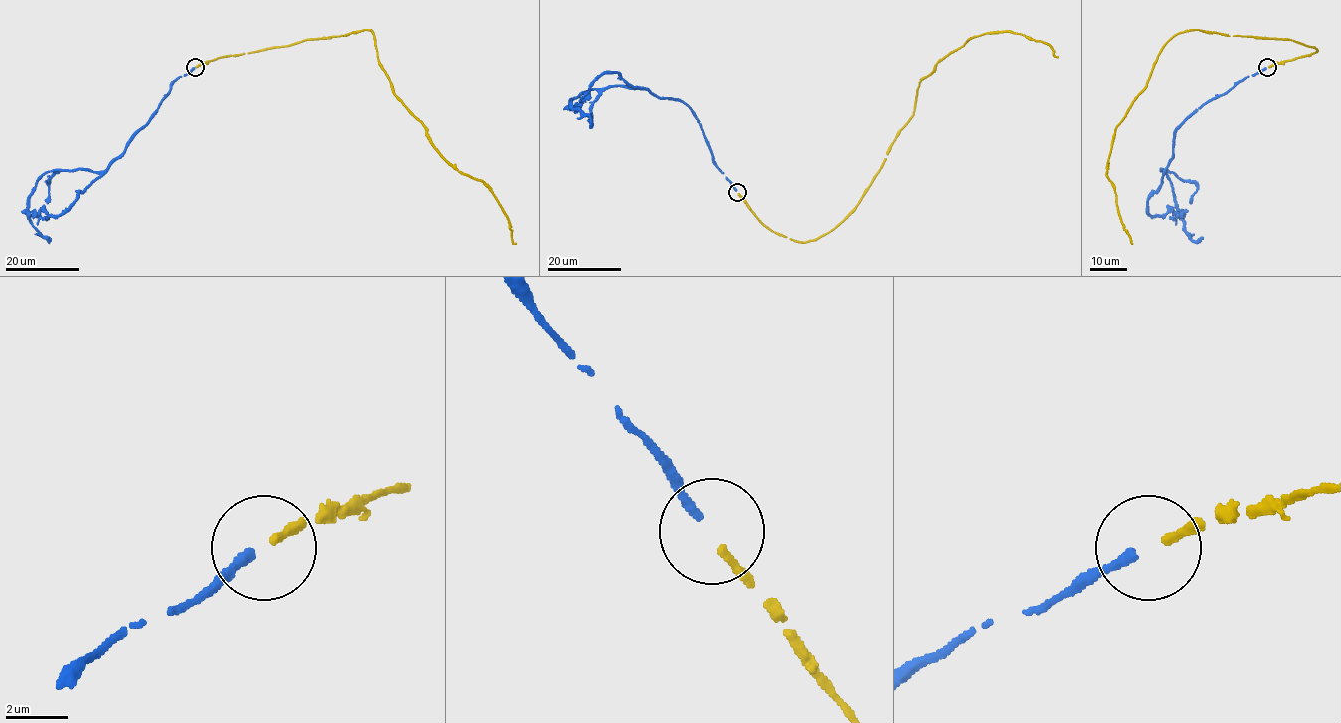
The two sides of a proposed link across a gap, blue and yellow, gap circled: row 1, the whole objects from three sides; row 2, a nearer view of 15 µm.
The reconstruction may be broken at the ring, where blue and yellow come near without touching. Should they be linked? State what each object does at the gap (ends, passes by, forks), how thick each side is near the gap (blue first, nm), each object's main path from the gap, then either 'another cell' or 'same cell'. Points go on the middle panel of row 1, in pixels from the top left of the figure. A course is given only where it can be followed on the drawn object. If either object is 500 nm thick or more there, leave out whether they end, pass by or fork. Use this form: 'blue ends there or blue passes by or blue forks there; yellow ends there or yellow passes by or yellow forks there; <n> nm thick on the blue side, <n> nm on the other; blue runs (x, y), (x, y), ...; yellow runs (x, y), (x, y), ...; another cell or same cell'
blue ends there; yellow ends there; 340 nm thick on the blue side, 240 nm on the other; blue runs (736, 190), (716, 165), (696, 114), (682, 101), (622, 85), (588, 89), (570, 103), (589, 117), (591, 128); yellow runs (738, 194), (773, 232), (816, 240), (857, 204), (944, 57), (1000, 32), (1057, 57); same cell

